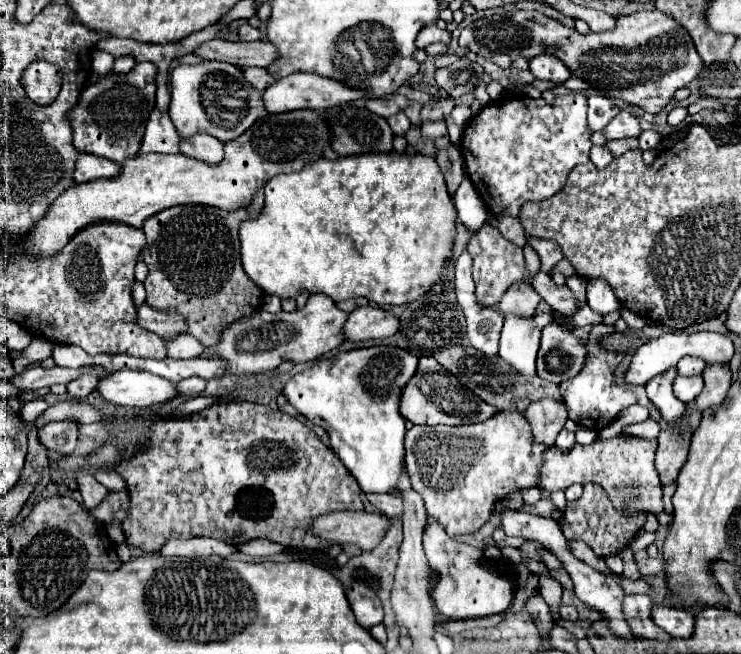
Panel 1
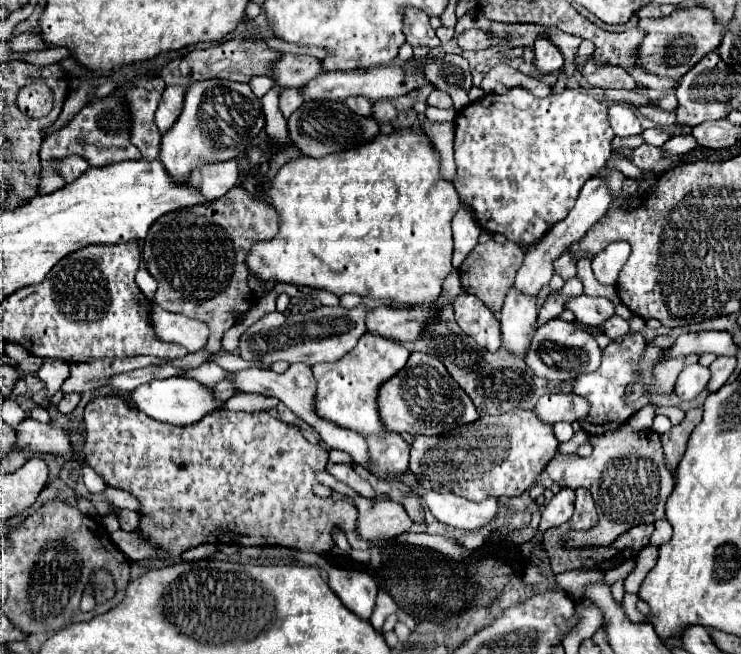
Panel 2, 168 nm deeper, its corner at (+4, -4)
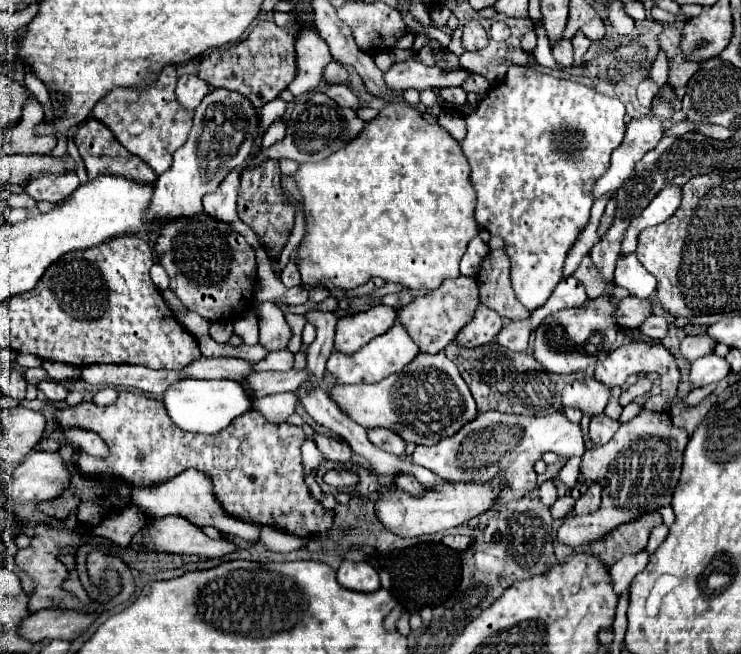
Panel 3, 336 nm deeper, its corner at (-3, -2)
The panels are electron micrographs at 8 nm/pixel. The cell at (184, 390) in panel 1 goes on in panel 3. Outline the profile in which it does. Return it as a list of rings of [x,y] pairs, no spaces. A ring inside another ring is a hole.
[[[288,370],[288,372],[256,372],[244,380],[244,386],[250,390],[254,398],[270,396],[276,392],[294,392],[300,382],[304,382],[304,374],[308,370]]]

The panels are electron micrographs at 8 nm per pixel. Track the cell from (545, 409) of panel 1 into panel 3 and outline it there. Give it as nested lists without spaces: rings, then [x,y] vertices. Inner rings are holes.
[[[594,378],[574,380],[562,392],[564,406],[580,408],[584,414],[592,416],[602,414],[608,400],[610,400],[610,388],[606,388],[602,382],[596,382]]]

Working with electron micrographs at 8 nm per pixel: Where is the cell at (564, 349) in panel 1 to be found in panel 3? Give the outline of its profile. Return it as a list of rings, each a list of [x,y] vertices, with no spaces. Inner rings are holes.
[[[594,298],[580,308],[564,308],[556,314],[550,314],[534,332],[534,358],[546,370],[556,374],[572,374],[578,370],[586,370],[594,362],[602,362],[608,356],[610,346],[614,344],[618,334],[612,310],[616,310],[614,302]]]

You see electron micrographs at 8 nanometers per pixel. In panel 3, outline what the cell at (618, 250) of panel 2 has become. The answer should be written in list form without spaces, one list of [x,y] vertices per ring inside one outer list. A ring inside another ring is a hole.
[[[666,186],[648,206],[646,210],[632,220],[628,232],[626,232],[626,240],[622,244],[622,254],[630,254],[636,250],[636,236],[650,226],[656,226],[664,220],[668,220],[678,208],[680,208],[680,196],[682,196],[682,188],[680,186]]]

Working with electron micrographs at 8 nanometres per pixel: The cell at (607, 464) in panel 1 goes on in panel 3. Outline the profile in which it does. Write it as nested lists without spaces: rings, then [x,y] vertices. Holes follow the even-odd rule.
[[[644,410],[630,422],[622,424],[608,444],[586,450],[580,472],[602,486],[602,508],[592,514],[567,517],[558,530],[558,540],[572,548],[584,546],[632,518],[668,506],[680,478],[686,444],[686,430],[676,428],[668,414]]]

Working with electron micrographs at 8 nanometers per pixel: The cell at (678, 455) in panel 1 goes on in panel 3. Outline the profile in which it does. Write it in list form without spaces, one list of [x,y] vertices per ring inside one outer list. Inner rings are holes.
[[[682,382],[678,386],[678,392],[674,396],[674,406],[670,410],[670,418],[676,426],[684,428],[688,434],[692,434],[696,430],[696,426],[702,422],[702,418],[708,414],[712,402],[710,398],[700,402],[698,406],[686,406],[686,400],[684,400],[684,394],[690,394],[692,392],[692,384],[690,382]]]

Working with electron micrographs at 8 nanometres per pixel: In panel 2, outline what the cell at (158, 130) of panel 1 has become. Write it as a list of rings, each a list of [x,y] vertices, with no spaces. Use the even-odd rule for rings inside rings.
[[[167,86],[165,88],[159,108],[157,108],[157,114],[155,114],[157,116],[155,124],[161,134],[165,134],[179,118],[181,108],[183,108],[183,92],[185,92],[185,86]]]

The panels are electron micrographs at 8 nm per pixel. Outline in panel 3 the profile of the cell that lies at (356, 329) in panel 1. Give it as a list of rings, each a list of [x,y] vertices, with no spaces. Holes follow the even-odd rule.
[[[458,276],[454,280],[444,280],[440,288],[414,298],[410,304],[406,304],[398,312],[398,322],[402,322],[412,336],[412,340],[418,344],[420,352],[438,354],[442,348],[446,348],[456,334],[472,320],[472,314],[476,312],[476,306],[480,304],[478,284],[474,278]]]

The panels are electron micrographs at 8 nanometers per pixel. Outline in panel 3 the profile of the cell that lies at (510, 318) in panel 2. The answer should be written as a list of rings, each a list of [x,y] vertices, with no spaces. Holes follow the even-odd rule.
[[[510,66],[504,82],[488,92],[476,112],[466,116],[468,134],[462,140],[462,150],[470,162],[470,182],[478,196],[476,220],[492,236],[504,240],[504,252],[512,262],[514,292],[528,310],[542,306],[562,280],[564,260],[590,218],[592,182],[608,170],[612,150],[624,140],[624,114],[624,104],[618,98],[532,68]]]

